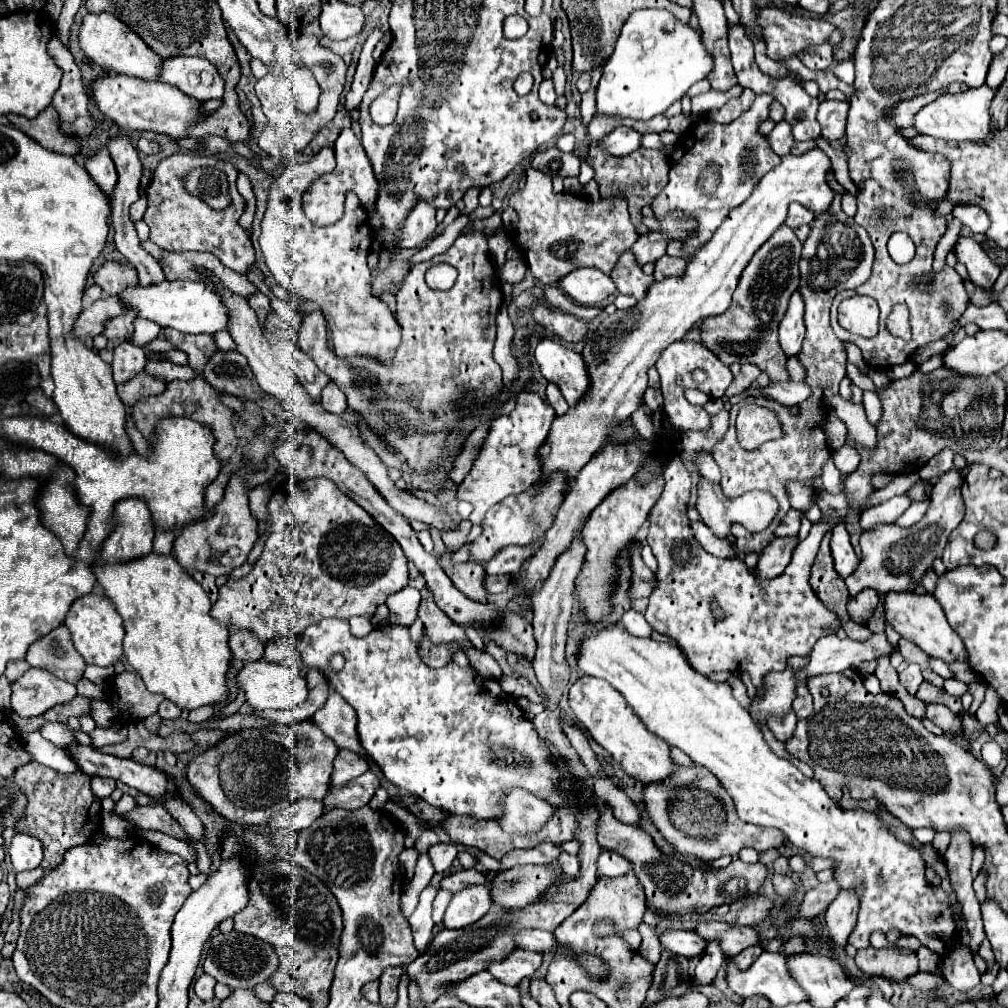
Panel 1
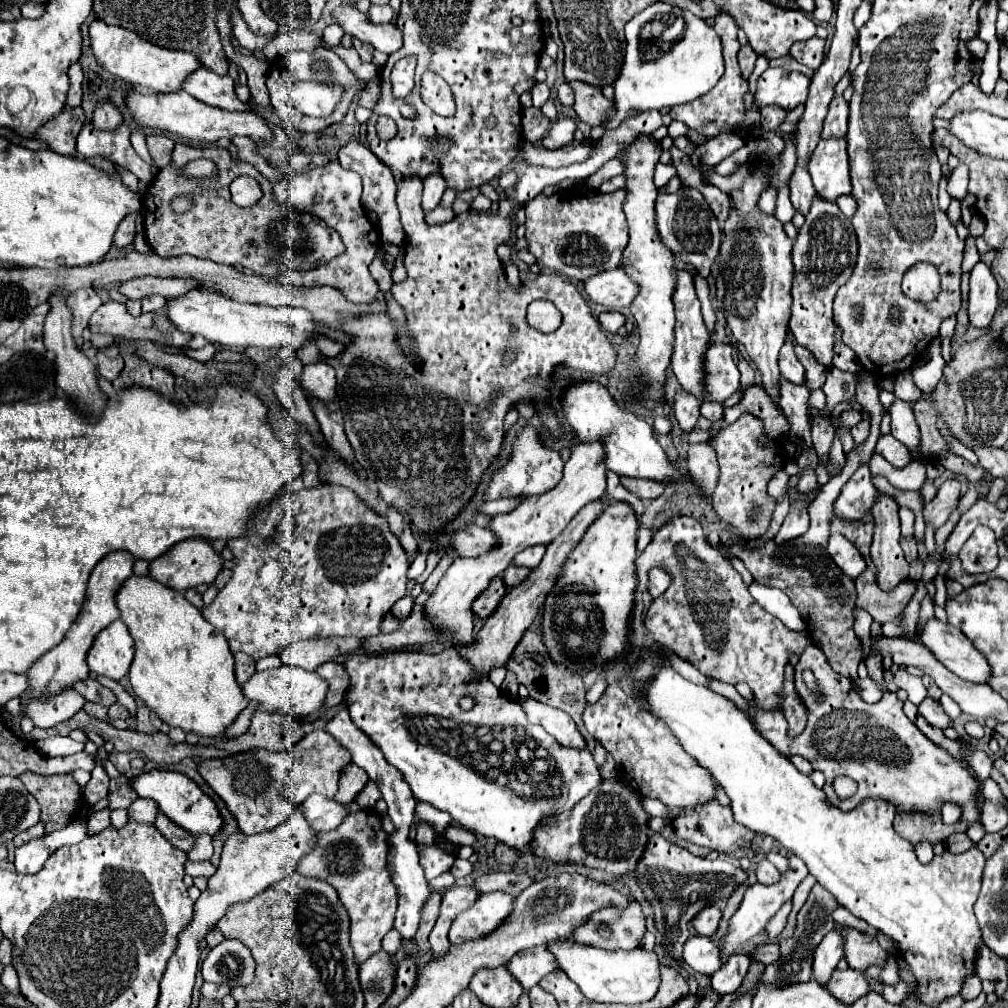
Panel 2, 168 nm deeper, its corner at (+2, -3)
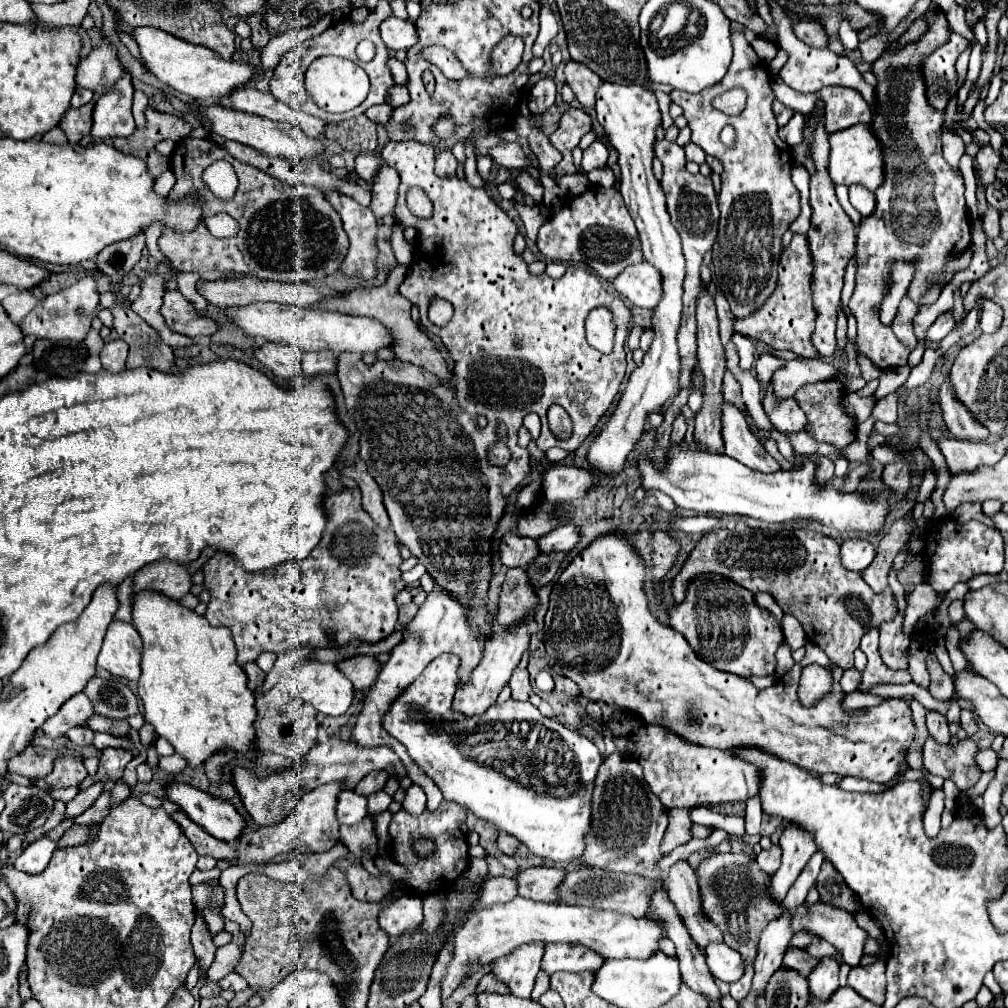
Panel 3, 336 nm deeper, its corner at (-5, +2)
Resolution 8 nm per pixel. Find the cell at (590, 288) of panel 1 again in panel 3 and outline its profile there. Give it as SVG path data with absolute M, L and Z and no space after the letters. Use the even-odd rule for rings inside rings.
M634 264L614 278L614 290L630 304L652 310L662 300L662 276L652 264Z

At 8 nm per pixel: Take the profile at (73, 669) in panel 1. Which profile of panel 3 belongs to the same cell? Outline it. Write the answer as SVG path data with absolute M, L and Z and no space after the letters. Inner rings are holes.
M94 676L86 684L84 694L92 700L94 710L106 718L128 720L130 716L140 712L138 700L134 698L134 692L120 678L102 680L102 678Z

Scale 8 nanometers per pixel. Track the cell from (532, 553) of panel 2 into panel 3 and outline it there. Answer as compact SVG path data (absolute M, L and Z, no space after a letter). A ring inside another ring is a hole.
M574 524L560 526L538 540L542 552L546 552L546 554L560 552L560 550L572 550L578 542L580 542L580 530Z

